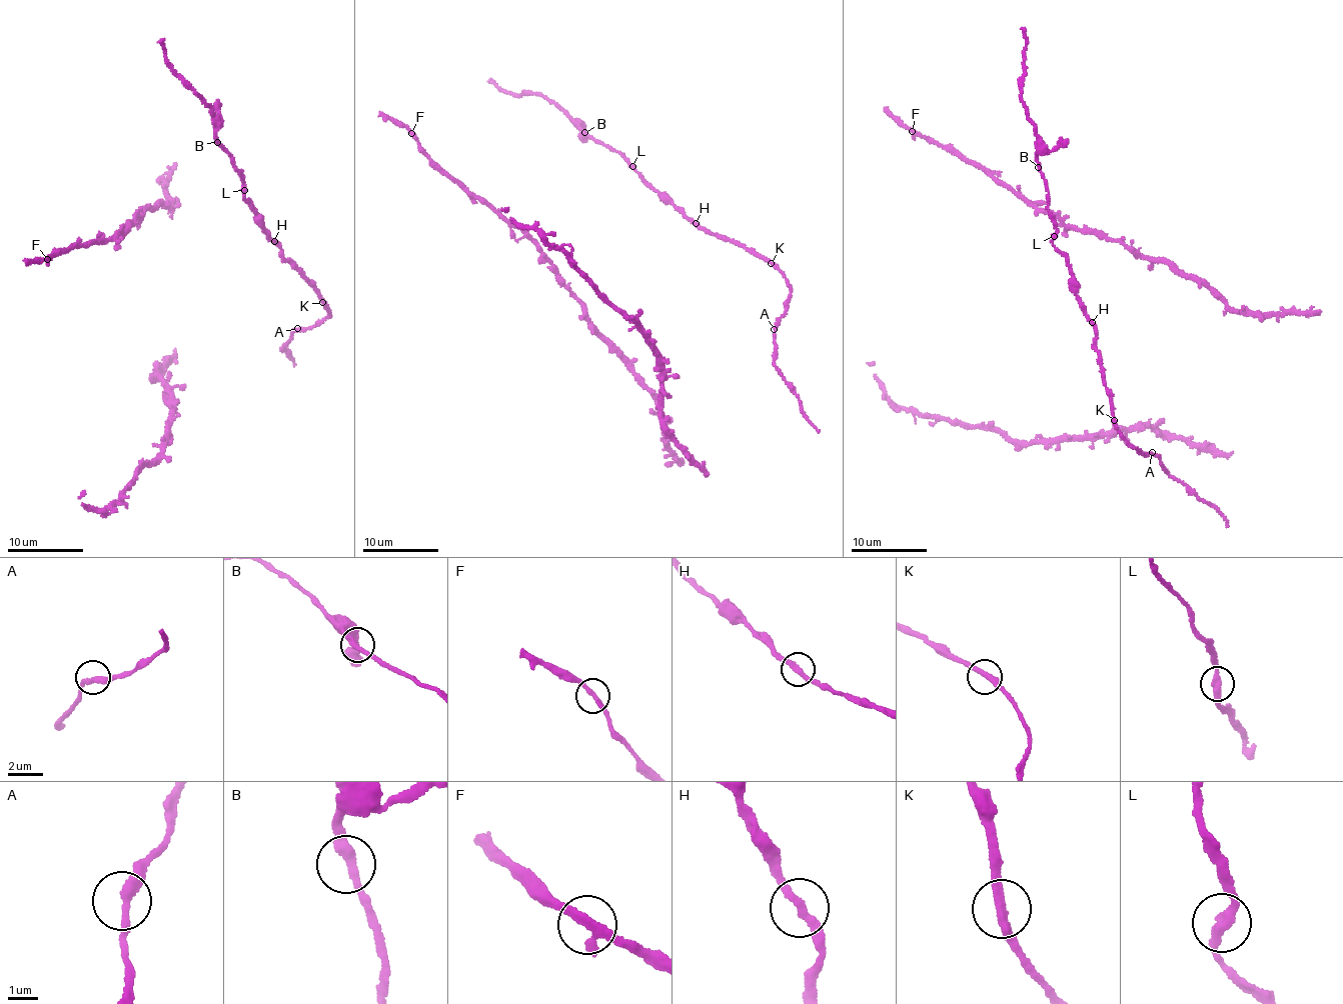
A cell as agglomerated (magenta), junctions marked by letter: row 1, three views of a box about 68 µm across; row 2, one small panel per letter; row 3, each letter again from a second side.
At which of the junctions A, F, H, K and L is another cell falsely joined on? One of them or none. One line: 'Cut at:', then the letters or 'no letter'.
Cut at: no letter

